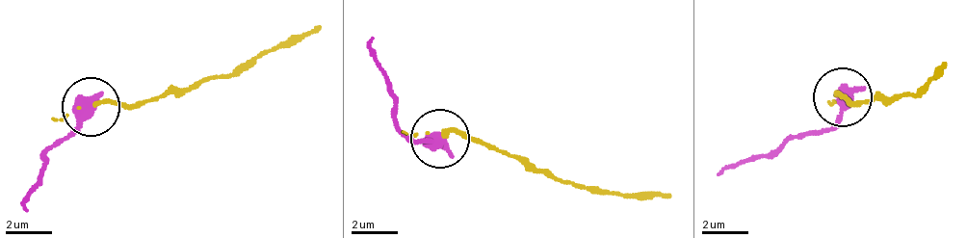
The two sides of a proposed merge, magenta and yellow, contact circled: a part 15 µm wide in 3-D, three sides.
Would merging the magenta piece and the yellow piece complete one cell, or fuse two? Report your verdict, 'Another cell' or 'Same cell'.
Another cell

